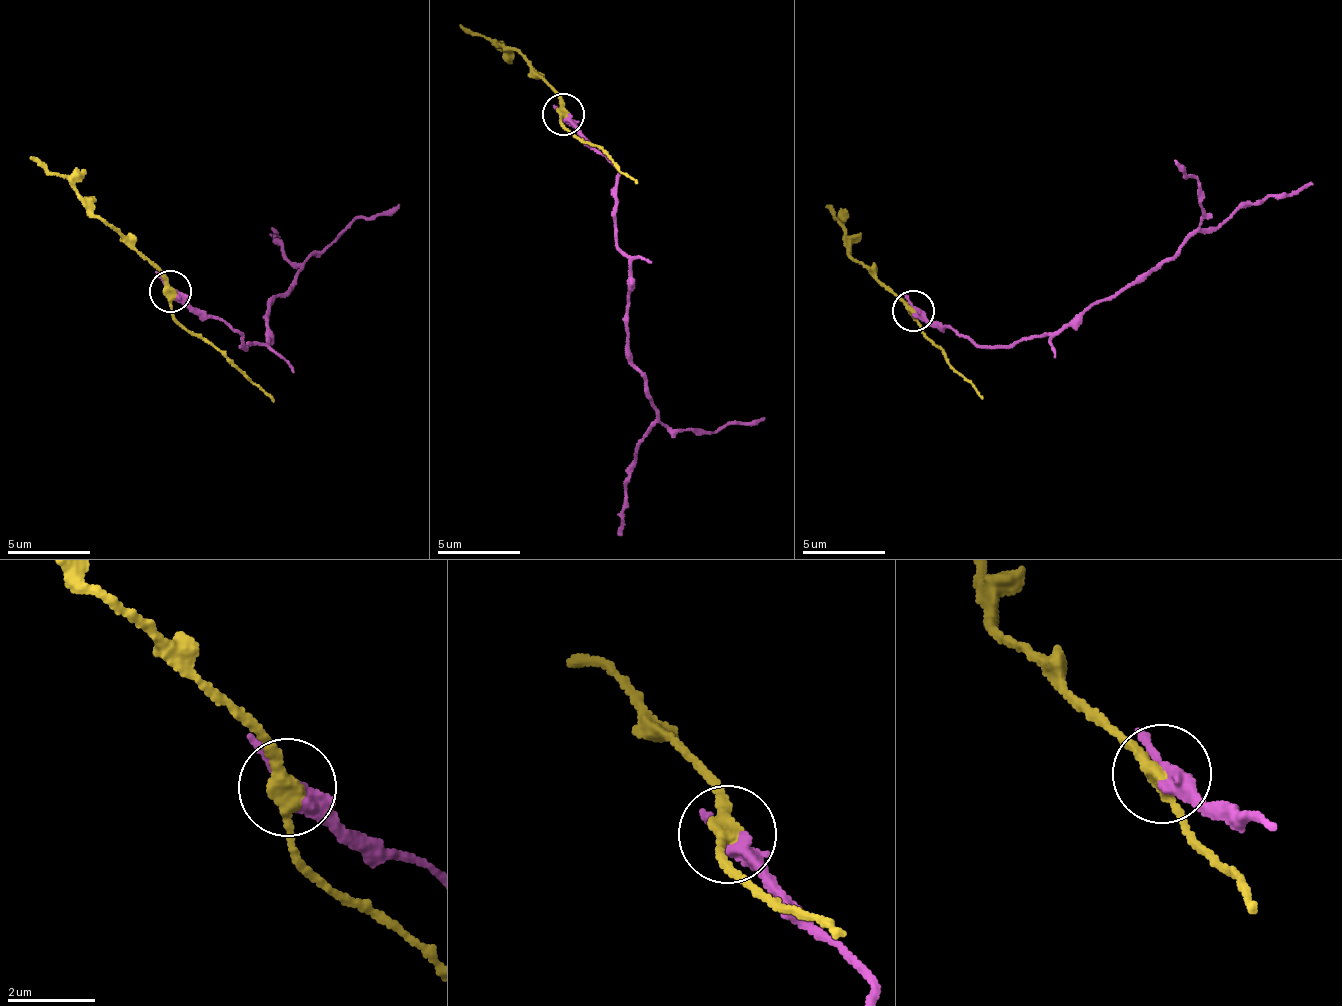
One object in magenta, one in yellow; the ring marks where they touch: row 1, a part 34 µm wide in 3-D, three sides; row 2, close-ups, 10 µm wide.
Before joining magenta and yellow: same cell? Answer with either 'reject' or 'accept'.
reject

